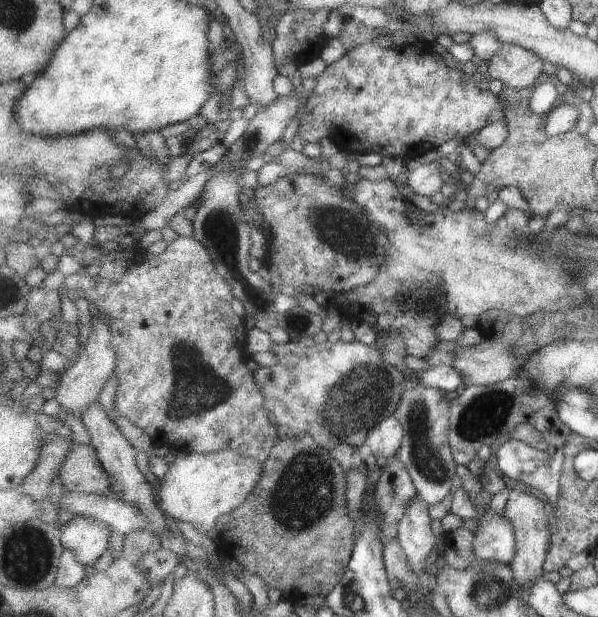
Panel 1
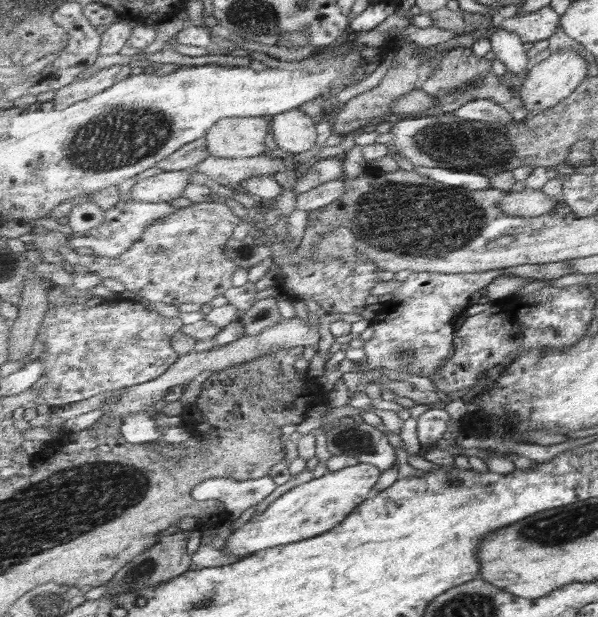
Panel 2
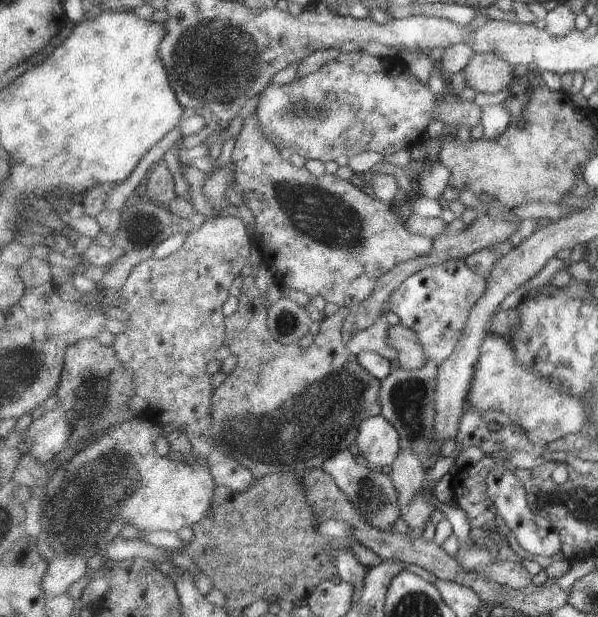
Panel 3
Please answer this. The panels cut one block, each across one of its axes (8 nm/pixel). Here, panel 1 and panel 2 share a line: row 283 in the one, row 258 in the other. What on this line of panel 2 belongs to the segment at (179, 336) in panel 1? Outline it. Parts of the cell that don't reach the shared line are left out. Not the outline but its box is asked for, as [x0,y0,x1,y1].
[80,201,241,306]

